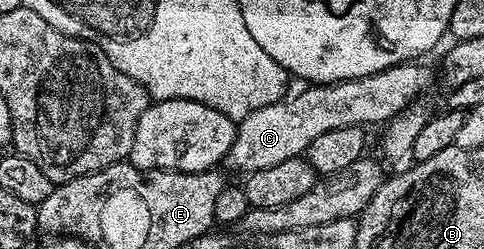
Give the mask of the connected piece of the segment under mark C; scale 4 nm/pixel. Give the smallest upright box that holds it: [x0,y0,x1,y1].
[225,62,436,175]

